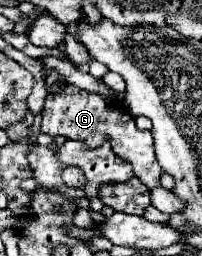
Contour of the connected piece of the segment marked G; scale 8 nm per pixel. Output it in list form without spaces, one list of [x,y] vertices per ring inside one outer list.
[[[65,82],[59,92],[47,94],[45,98],[41,132],[49,134],[51,138],[65,136],[71,140],[83,140],[87,148],[99,148],[105,140],[109,140],[113,152],[133,166],[135,178],[139,178],[149,190],[161,186],[159,176],[163,174],[163,170],[155,158],[153,136],[149,130],[139,130],[135,126],[135,118],[123,110],[123,104],[119,100],[109,100],[101,94],[81,90]]]

